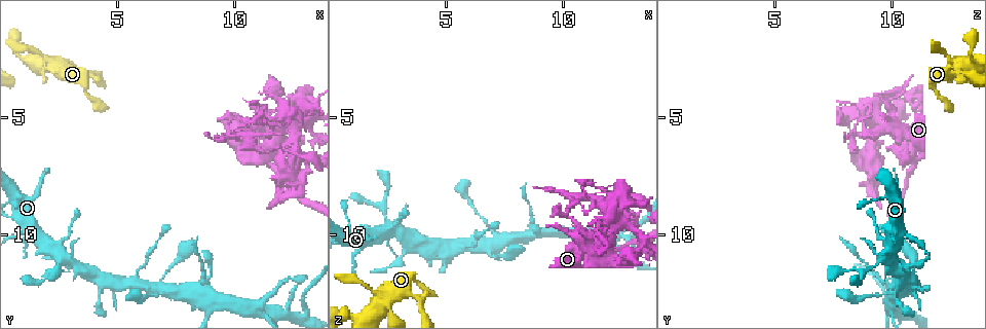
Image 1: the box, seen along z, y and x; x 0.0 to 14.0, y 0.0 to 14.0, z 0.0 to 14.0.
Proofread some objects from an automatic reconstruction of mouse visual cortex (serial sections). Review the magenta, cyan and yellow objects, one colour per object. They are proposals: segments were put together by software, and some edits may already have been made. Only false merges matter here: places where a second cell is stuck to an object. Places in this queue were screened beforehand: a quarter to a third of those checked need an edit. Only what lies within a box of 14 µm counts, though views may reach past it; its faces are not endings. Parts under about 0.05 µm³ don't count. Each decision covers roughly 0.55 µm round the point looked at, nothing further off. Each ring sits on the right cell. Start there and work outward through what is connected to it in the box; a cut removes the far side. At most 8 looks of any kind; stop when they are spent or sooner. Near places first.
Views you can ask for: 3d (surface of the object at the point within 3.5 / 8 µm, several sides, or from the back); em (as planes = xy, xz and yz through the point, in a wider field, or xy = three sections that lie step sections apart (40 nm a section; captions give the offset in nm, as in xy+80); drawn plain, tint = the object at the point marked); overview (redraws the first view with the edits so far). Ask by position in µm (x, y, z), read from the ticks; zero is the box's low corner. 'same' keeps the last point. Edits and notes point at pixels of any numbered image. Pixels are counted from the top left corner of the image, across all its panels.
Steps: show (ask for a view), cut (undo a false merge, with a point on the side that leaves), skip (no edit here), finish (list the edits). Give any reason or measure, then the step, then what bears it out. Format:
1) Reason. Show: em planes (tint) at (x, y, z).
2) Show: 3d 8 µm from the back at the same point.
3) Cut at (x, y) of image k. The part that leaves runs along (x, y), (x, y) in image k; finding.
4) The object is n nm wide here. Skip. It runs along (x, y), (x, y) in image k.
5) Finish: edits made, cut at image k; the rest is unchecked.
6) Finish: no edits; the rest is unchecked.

Four or more arms meet. Show: 3d 3.5 µm at (2.5, 11.0, 9.7).

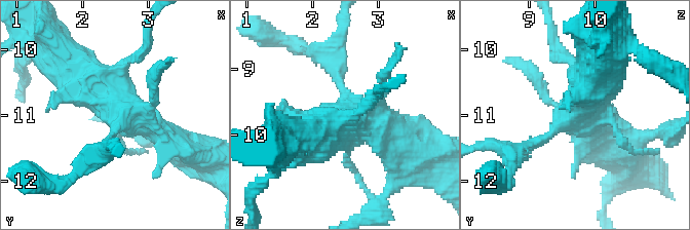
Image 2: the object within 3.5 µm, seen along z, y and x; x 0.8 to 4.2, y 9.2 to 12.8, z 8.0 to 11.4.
Need the tissue. Show: em planes (tint) at (2.55, 11.05, 9.65).

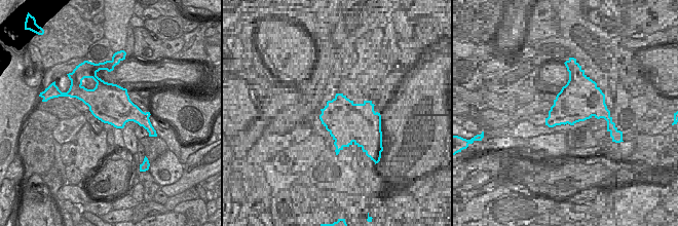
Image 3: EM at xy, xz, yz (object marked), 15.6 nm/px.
Skip. Continuous, no second cell.

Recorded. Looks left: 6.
Small branch off a trunk. Show: 3d 3.5 µm at (5.8, 12.0, 10.5).

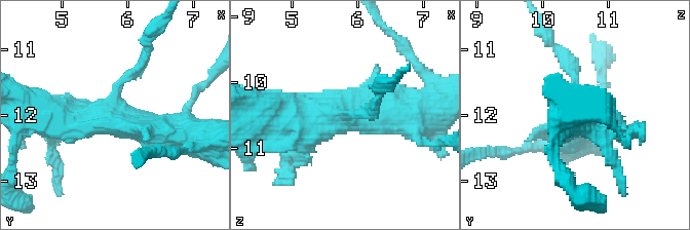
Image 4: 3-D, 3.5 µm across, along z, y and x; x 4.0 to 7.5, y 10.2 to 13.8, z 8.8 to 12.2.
Show: em xy step 3 (tint) at (5.80, 12.10, 10.55).

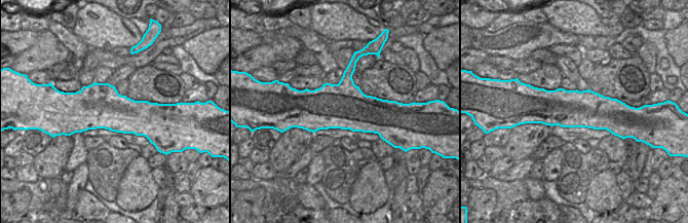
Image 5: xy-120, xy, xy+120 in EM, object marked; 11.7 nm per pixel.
The arms are 150, 500, 600 nm wide. Skip. It runs along (44, 116), (180, 131) in image 4; one cell here.

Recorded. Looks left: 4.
Sharp bend. Show: 3d 3.5 µm at (8.7, 12.1, 10.0).

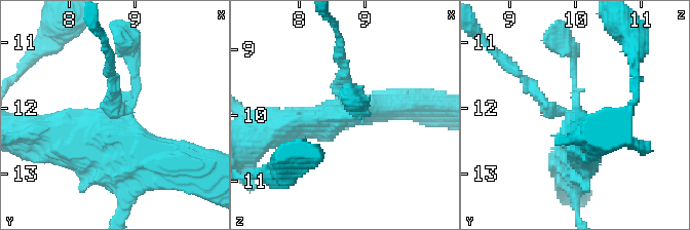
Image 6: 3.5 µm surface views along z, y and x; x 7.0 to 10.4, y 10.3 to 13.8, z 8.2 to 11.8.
Now the EM. Show: em xy step 2 (plain) at (8.60, 12.25, 10.05).

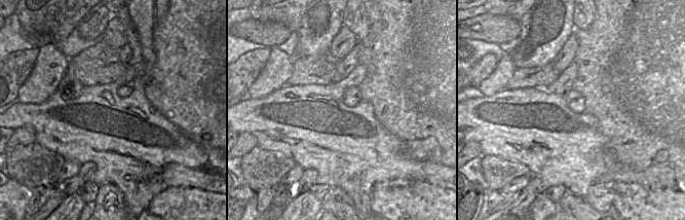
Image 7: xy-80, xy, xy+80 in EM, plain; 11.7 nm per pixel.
Show: em xy step 2 (tint) at the same point.

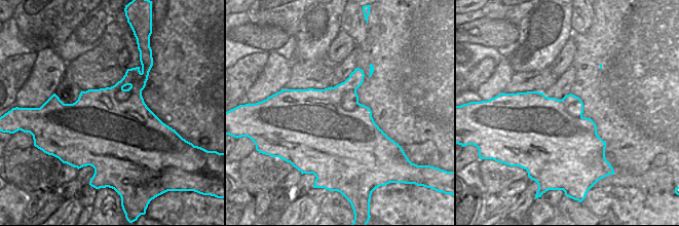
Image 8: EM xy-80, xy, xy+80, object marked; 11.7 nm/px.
Skip. It runs along (30, 135), (112, 138), (153, 160) in image 6; one cell here.

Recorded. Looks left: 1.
Show: 3d 3.5 µm at (13.0, 13.4, 11.0).

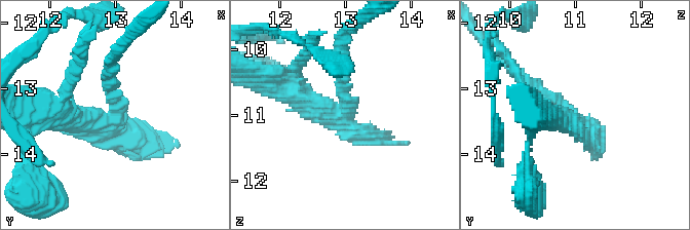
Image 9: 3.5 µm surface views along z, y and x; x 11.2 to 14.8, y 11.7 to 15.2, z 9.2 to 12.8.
The arms are 150, 300, 350 nm wide. Cut at (105, 75) of image 9. Two cells meet here.

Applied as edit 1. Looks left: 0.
Finish: edits made, cut at image 9; the rest is unchecked.

